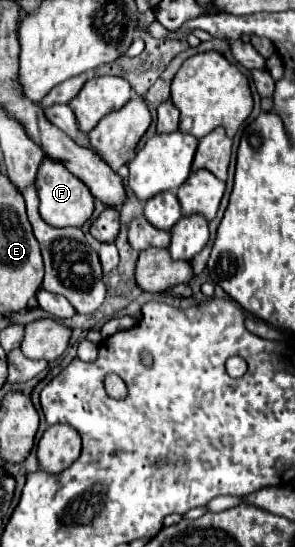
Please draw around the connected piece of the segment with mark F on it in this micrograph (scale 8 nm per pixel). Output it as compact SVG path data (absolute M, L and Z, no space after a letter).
M45 157L39 165L35 187L41 201L39 213L43 221L51 227L83 227L83 223L93 213L93 195L87 189L87 185L81 179L77 179L73 173L69 173L65 165L59 165L49 157Z

